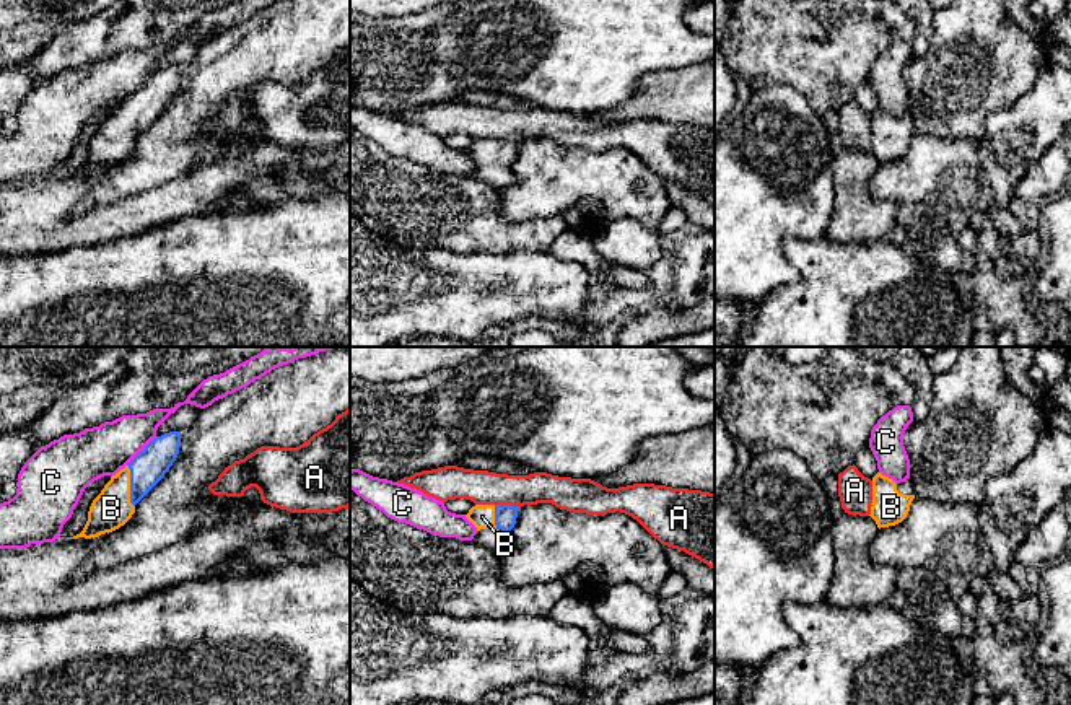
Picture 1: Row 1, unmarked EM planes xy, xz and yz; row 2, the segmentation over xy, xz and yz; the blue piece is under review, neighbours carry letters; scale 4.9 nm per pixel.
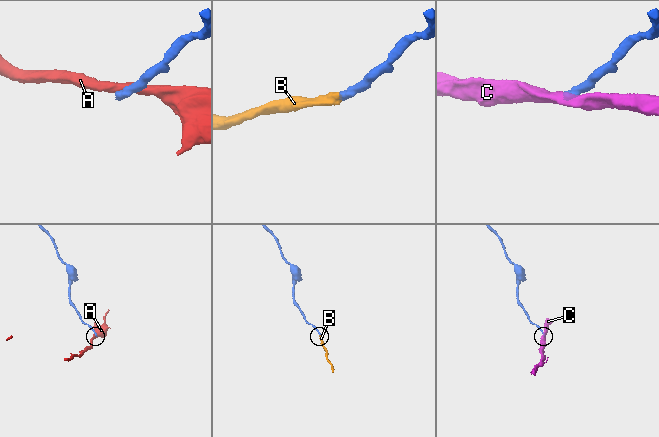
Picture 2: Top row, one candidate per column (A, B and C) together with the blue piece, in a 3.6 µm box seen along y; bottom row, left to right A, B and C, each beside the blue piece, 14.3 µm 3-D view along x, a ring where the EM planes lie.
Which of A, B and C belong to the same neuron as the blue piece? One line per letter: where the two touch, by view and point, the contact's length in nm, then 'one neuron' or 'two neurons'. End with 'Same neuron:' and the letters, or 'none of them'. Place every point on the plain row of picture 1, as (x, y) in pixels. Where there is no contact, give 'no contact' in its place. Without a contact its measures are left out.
A: contact xz (508, 140); length 130 nm; two neurons
B: contact xy (131, 121); length 220 nm; one neuron
C: contact xy (140, 87); length 220 nm; two neurons
Same neuron: B

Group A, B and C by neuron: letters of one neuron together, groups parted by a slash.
A / B / C

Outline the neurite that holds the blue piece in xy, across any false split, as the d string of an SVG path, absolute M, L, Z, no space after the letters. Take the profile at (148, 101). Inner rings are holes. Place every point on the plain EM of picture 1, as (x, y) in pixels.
M181 67L151 75L93 135L83 166L67 174L91 174L124 161L135 140L164 112L179 90Z

